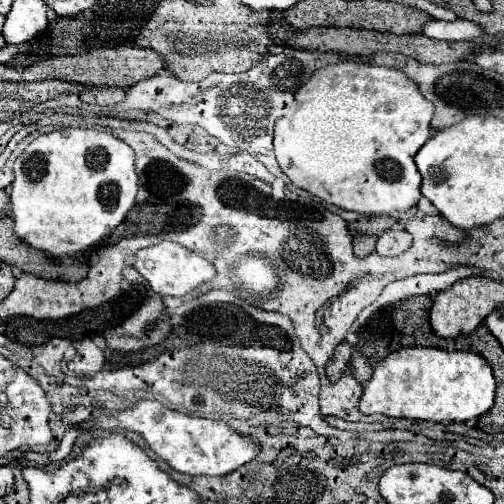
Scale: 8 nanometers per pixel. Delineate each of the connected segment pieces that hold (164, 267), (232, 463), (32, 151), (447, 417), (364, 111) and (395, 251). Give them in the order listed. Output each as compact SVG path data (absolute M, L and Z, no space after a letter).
M161 241L157 245L139 249L135 259L135 269L149 281L151 289L159 295L173 295L181 297L187 295L191 289L199 287L201 283L213 279L213 265L205 257L197 255L195 251L175 243L175 241Z
M139 401L137 407L141 407L139 411L135 411L127 423L123 425L125 429L137 431L145 437L147 445L163 459L167 461L175 471L181 473L189 473L189 475L227 475L243 465L247 465L249 461L253 461L259 455L259 441L251 435L243 435L233 431L227 423L217 421L217 419L205 419L205 417L193 417L193 415L185 415L173 409L167 409L165 405L161 405L159 401Z
M67 127L33 139L15 159L15 179L11 183L11 203L15 233L31 247L49 255L73 255L107 237L135 205L139 177L135 173L135 153L119 137L101 129Z
M403 347L395 353L389 353L385 359L381 359L375 365L373 377L365 385L363 397L361 397L361 413L373 415L381 413L387 417L407 417L407 419L419 419L419 421L469 421L473 417L483 415L491 409L495 397L495 377L489 367L489 363L473 351L445 351L435 347Z
M353 61L329 65L329 67L323 67L323 69L319 69L311 75L311 79L295 93L293 111L289 115L277 119L277 123L275 123L275 141L273 141L277 163L283 169L283 173L297 187L317 195L325 203L331 203L339 209L355 211L355 213L361 213L361 215L395 215L399 211L405 211L405 209L417 205L417 201L421 199L421 175L419 175L417 165L415 165L415 155L421 149L421 145L425 145L425 141L435 133L435 129L429 123L431 117L433 117L433 111L435 111L433 103L421 95L419 87L415 87L415 81L411 81L401 69L379 67L379 65L371 65L371 63L353 63Z
M405 229L383 231L377 239L379 255L399 255L411 247L411 235Z

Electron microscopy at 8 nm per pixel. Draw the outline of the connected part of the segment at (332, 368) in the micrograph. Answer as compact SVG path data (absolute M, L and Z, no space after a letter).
M345 341L337 345L333 357L327 361L327 377L329 377L331 381L337 381L337 379L345 373L347 363L349 363L349 359L351 359L351 349L353 349L353 347L351 347L349 343L345 343Z

